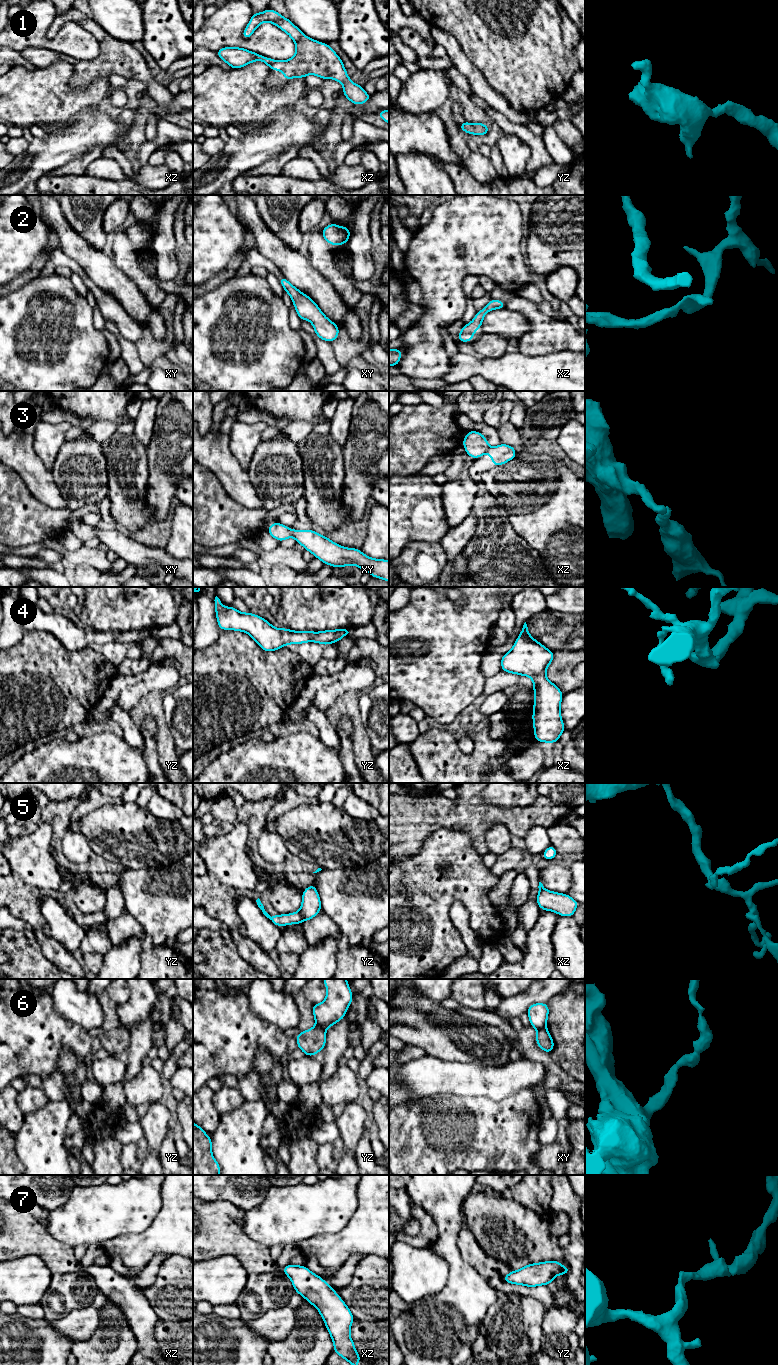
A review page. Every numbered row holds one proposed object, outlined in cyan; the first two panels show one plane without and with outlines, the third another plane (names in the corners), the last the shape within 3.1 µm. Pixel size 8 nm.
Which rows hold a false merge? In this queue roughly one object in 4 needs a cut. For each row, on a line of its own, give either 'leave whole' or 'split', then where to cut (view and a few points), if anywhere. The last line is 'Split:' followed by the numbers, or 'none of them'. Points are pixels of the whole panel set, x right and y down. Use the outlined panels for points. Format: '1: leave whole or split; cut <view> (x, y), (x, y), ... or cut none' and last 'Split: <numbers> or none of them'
1: leave whole; cut none
2: leave whole; cut none
3: split; cut xz (490, 447), (485, 452)
4: leave whole; cut none
5: split; cut yz (299, 911), (304, 920)
6: split; cut yz (316, 1025), (324, 1030)
7: leave whole; cut none
Split: 3, 5, 6

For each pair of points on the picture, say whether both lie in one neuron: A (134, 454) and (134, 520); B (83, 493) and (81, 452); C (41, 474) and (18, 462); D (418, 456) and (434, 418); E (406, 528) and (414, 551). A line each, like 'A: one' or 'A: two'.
A: one
B: one
C: one
D: one
E: two

